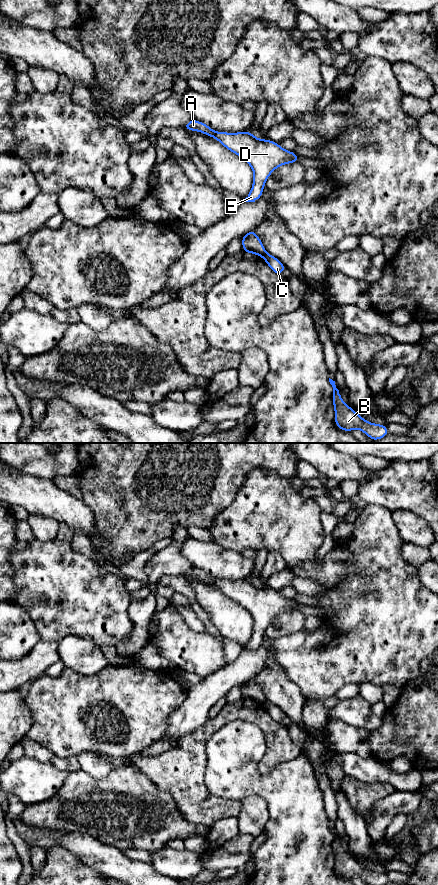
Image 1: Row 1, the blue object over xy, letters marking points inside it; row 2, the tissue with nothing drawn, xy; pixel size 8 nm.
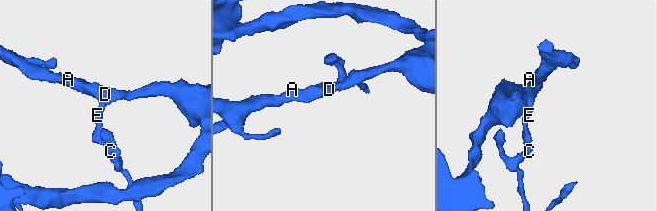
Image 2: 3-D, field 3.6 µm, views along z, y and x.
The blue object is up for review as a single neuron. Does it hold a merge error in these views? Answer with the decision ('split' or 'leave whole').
split

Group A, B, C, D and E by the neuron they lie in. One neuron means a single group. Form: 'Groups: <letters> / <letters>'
Groups: A D E / B C

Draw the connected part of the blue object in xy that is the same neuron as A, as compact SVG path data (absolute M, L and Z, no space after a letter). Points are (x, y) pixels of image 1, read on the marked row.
M196 119L183 125L183 128L216 139L249 164L253 169L253 183L251 191L244 199L245 202L255 202L260 199L268 177L276 168L298 162L300 159L293 151L285 150L274 141L258 139L250 131L236 133L214 131Z

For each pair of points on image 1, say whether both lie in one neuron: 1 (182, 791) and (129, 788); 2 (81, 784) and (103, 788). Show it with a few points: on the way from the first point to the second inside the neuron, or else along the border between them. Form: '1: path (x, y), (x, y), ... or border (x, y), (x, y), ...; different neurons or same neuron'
1: border (146, 776), (171, 795), (178, 810); different neurons
2: path (86, 788), (98, 788); same neuron

